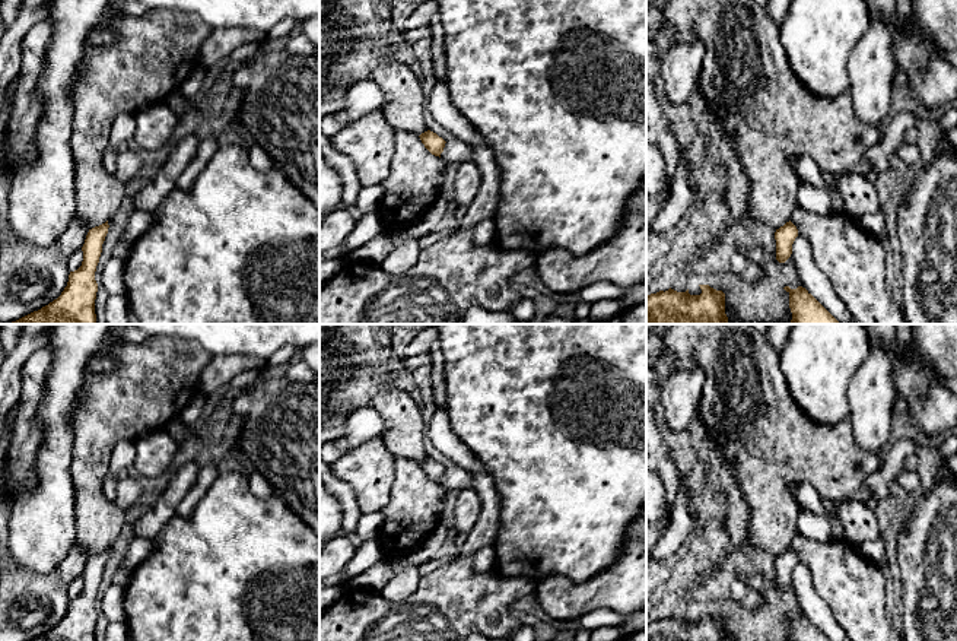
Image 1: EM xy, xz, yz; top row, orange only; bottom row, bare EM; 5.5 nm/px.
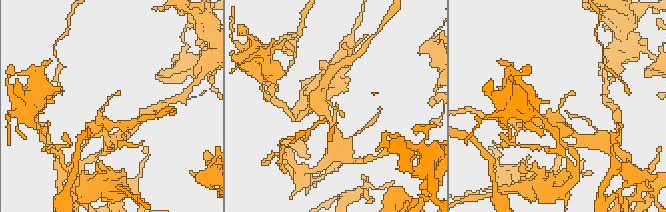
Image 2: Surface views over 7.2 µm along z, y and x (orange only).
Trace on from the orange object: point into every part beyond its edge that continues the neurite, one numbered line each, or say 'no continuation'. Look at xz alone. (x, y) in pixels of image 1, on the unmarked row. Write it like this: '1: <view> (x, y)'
no continuation

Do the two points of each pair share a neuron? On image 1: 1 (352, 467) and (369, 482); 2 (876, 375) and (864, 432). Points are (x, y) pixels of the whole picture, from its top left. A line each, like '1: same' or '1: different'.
1: same
2: same

